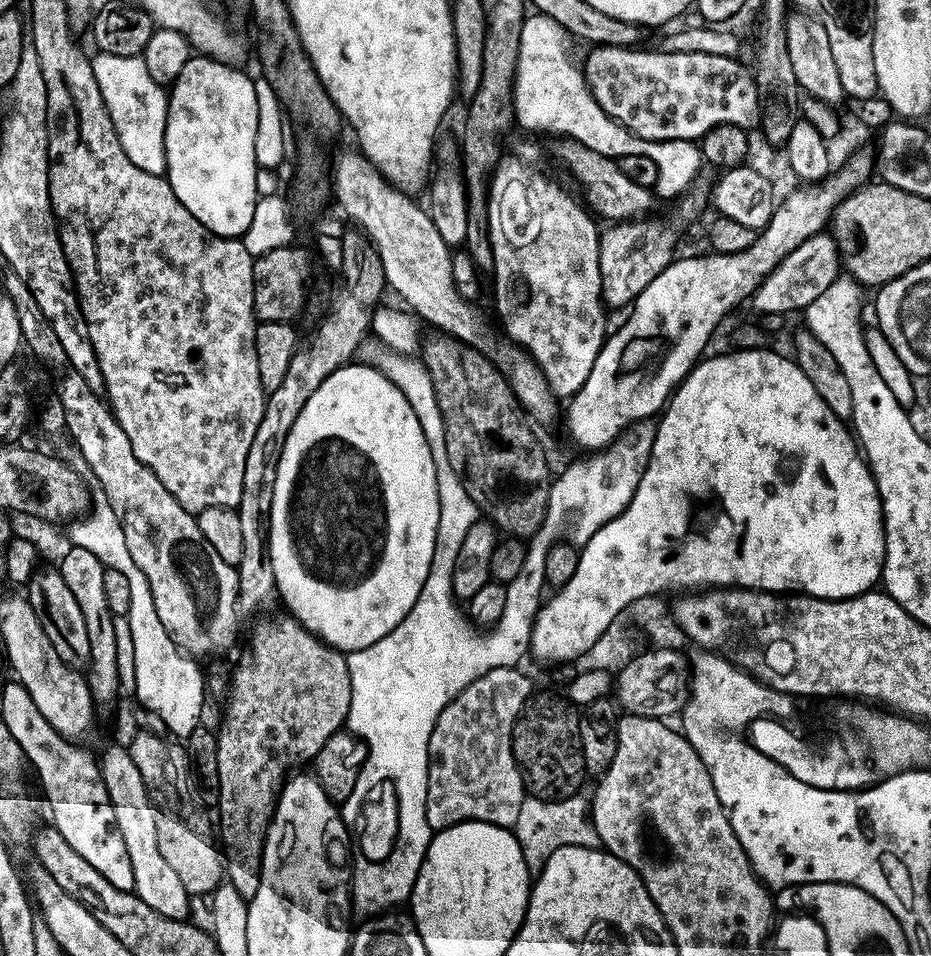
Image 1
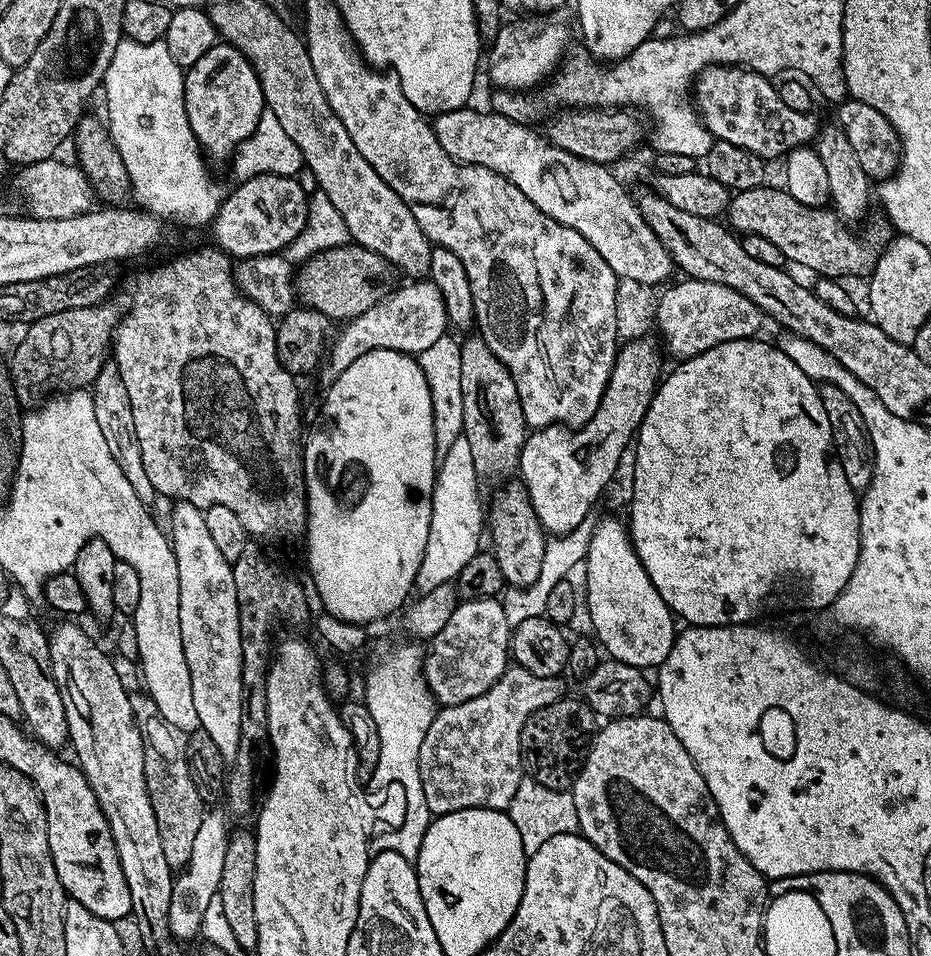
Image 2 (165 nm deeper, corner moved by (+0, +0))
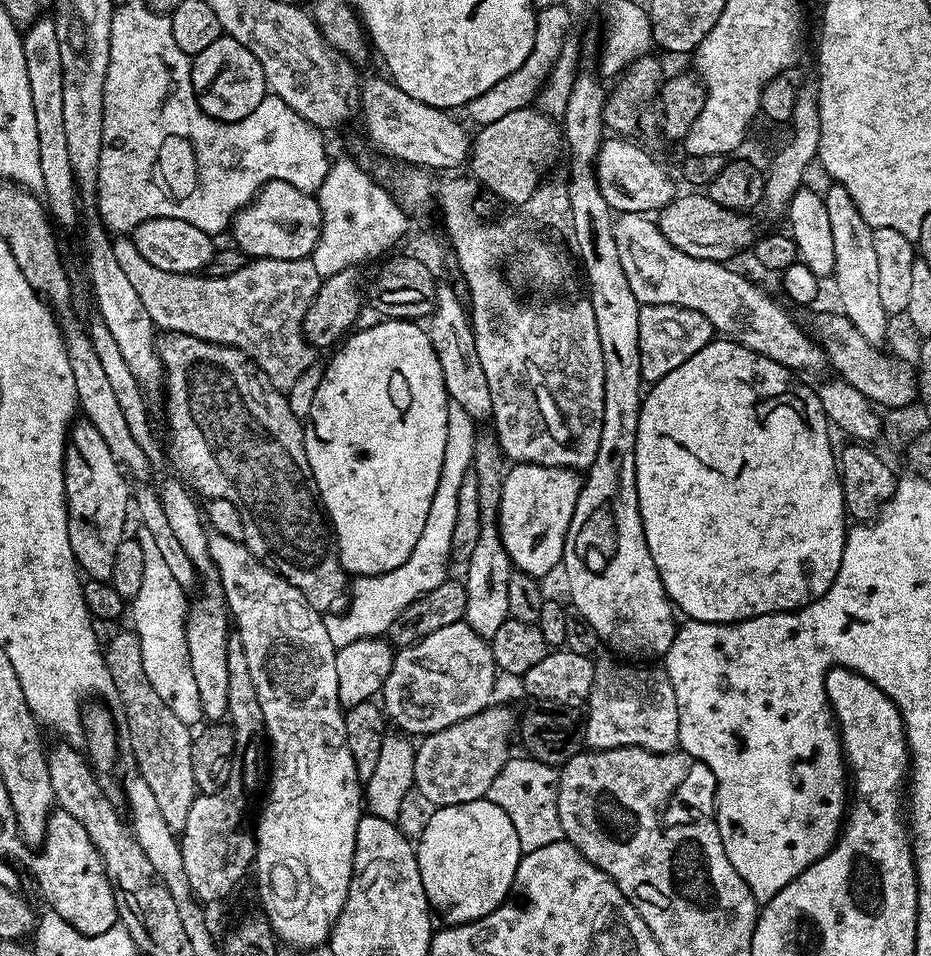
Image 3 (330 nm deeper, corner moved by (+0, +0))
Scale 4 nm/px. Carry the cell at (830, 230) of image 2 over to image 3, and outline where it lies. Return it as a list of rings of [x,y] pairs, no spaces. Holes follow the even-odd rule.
[[[700,190],[689,191],[689,196],[677,195],[658,213],[660,233],[682,254],[690,254],[690,258],[699,260],[718,260],[732,262],[739,252],[747,253],[758,239],[756,224],[751,215],[726,210],[726,206],[718,206],[708,195]]]

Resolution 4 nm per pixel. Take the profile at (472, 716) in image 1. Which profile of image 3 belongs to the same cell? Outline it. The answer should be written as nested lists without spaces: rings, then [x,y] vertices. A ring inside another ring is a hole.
[[[489,706],[446,730],[431,732],[415,745],[414,778],[415,791],[421,792],[436,808],[483,800],[490,790],[490,782],[510,759],[508,743],[514,740],[518,728],[518,716],[508,708]]]

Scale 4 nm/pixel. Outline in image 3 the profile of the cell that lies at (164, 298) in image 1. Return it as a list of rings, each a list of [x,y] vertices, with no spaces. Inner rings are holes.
[[[169,332],[159,337],[158,351],[160,362],[164,365],[163,383],[166,388],[168,384],[168,401],[165,402],[164,408],[168,411],[168,436],[172,439],[171,459],[173,461],[176,459],[180,463],[181,470],[192,479],[192,482],[190,481],[191,487],[196,492],[197,490],[200,491],[204,498],[208,500],[226,498],[226,502],[234,502],[234,506],[238,506],[238,514],[242,514],[242,526],[244,527],[244,539],[242,542],[252,551],[254,558],[258,558],[267,568],[277,572],[286,582],[290,582],[290,586],[302,590],[306,602],[310,602],[310,606],[314,606],[314,610],[318,610],[322,614],[331,613],[335,609],[332,607],[343,596],[345,599],[346,589],[350,584],[350,576],[340,565],[340,553],[336,551],[336,541],[332,526],[325,509],[322,507],[320,494],[317,492],[316,483],[314,482],[314,474],[310,470],[310,462],[306,458],[306,446],[304,445],[305,425],[294,414],[294,410],[290,410],[287,395],[283,391],[272,387],[270,378],[260,371],[259,366],[251,357],[247,356],[242,350],[232,348],[230,345],[204,341],[202,338],[187,336],[186,333]]]

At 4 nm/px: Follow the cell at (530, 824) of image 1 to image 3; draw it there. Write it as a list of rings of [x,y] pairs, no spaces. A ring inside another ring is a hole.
[[[527,754],[510,758],[506,766],[490,782],[490,790],[486,799],[502,806],[514,822],[514,830],[518,830],[518,842],[521,853],[542,850],[542,846],[550,846],[564,839],[562,822],[558,822],[558,790],[560,789],[560,773],[553,765],[534,760]]]

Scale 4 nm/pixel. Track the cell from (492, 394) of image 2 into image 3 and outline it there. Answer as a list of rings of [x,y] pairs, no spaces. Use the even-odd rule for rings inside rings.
[[[479,433],[472,459],[473,472],[478,480],[479,502],[479,534],[474,550],[466,561],[466,578],[464,585],[467,590],[465,623],[484,639],[491,639],[498,628],[509,618],[507,589],[514,571],[514,565],[506,548],[499,528],[501,504],[501,486],[506,468],[506,458],[493,433]]]

